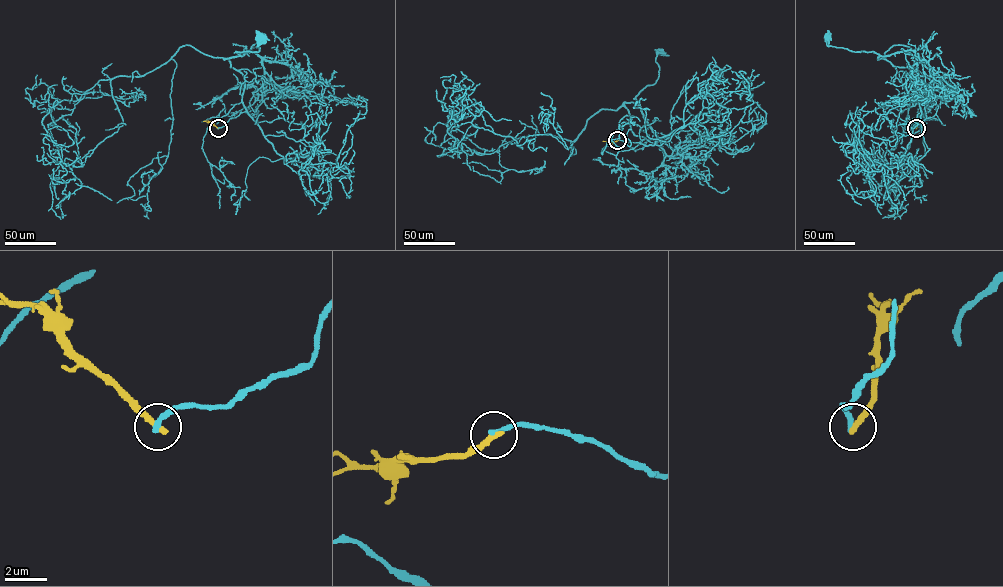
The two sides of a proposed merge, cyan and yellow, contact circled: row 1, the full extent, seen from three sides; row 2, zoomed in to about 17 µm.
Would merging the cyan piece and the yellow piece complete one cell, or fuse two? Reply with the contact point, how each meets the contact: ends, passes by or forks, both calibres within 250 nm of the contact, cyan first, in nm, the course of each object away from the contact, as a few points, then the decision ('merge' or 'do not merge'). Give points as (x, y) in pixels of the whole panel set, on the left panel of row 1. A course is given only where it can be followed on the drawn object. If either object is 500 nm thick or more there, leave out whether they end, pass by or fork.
at (218, 128); cyan ends there; yellow ends there; 280 nm thick on the cyan side, 320 nm on the other; cyan runs (218, 128), (246, 111), (242, 99), (243, 75), (224, 59), (239, 55), (236, 52), (257, 52), (261, 37); yellow runs (218, 128), (203, 121); do not merge

